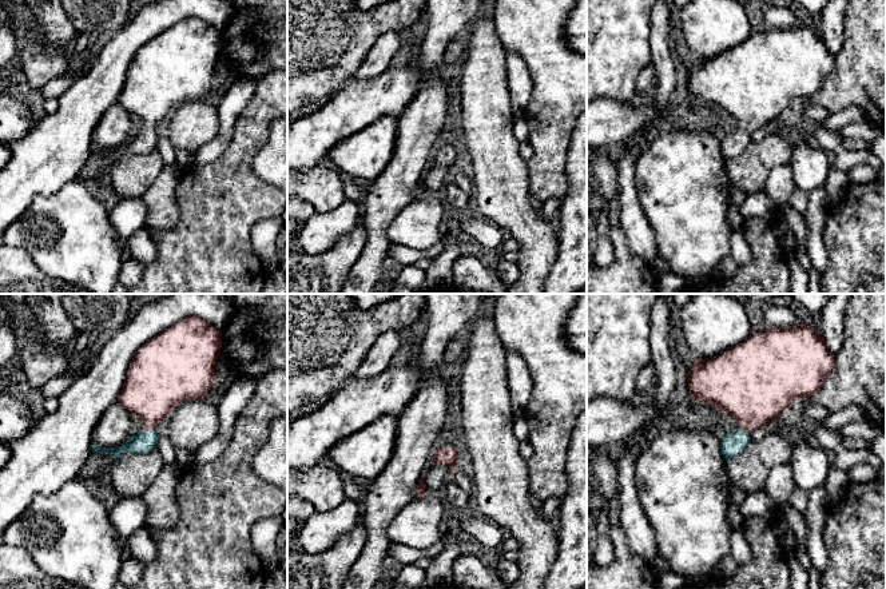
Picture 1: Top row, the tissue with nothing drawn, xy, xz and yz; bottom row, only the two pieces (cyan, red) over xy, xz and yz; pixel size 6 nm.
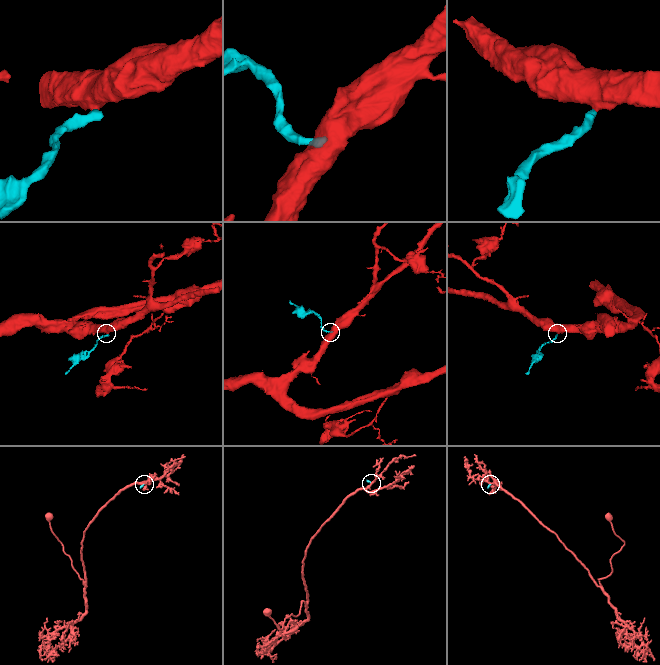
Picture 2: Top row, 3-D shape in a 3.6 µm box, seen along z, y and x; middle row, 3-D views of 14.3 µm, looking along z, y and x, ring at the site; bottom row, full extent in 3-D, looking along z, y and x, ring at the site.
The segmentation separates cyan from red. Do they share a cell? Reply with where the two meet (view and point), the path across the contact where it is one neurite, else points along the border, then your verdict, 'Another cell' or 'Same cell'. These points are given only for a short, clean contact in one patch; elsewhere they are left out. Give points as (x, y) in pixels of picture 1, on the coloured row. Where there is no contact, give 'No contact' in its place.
Touches cyan at xy (149, 430). Path across: xy (144, 441), (149, 430), (153, 389). Same cell

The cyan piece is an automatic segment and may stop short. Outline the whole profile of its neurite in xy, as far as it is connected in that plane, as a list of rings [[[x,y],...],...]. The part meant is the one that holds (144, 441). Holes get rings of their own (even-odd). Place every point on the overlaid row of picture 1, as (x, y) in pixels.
[[[187,317],[144,343],[131,359],[118,402],[142,421],[142,430],[119,447],[92,446],[92,453],[114,454],[114,462],[126,453],[156,450],[156,425],[186,401],[202,399],[216,381],[215,366],[220,357],[222,333],[198,317]]]

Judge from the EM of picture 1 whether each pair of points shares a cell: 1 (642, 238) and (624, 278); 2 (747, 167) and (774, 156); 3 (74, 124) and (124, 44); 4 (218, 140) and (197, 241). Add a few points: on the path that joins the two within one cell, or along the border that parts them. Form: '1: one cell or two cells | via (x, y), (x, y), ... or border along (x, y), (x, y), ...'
1: two cells | border along (618, 225), (628, 243), (651, 266)
2: one cell | via (754, 164), (762, 156), (767, 156)
3: one cell | via (83, 104), (103, 83), (111, 64)
4: two cells | border along (231, 132), (229, 146), (215, 159), (194, 163)

